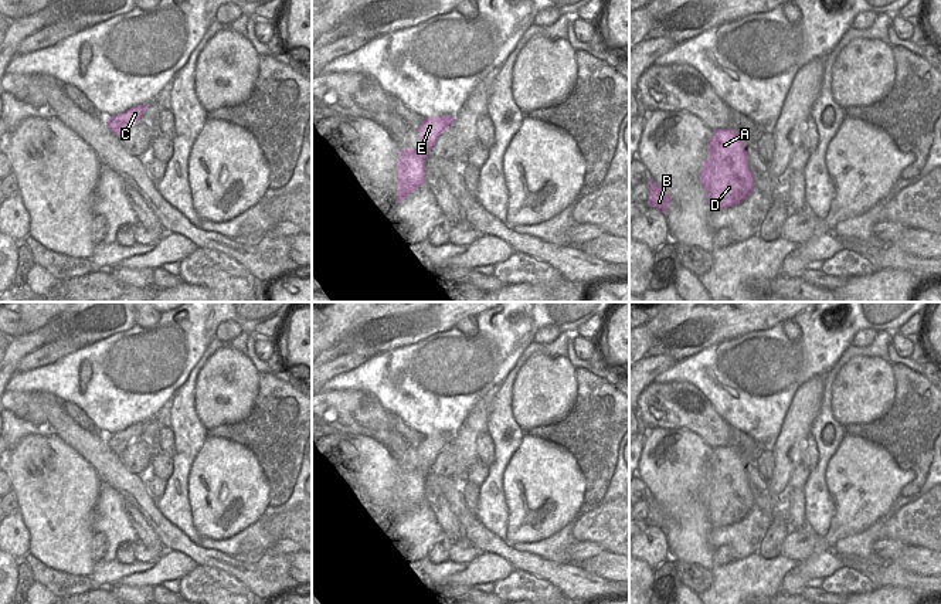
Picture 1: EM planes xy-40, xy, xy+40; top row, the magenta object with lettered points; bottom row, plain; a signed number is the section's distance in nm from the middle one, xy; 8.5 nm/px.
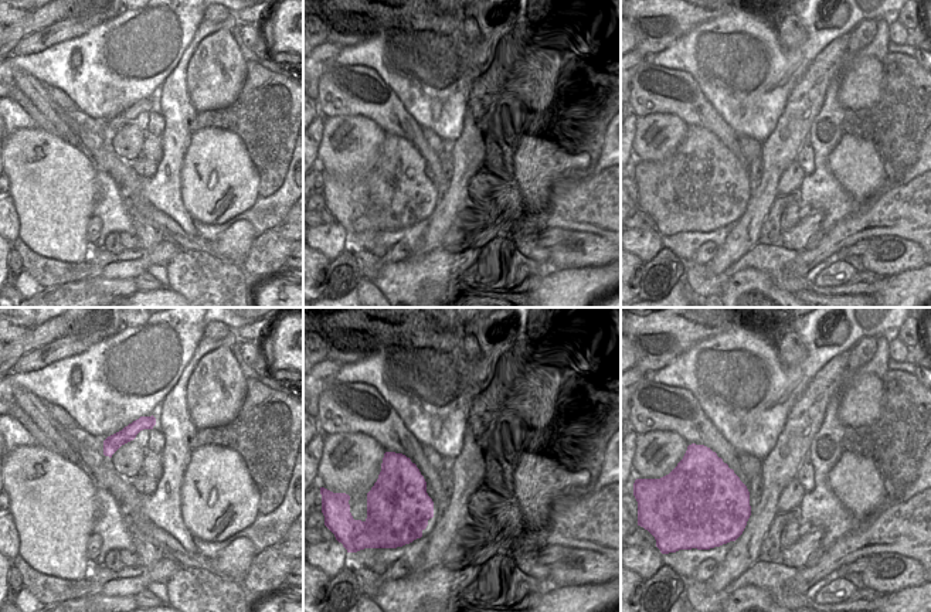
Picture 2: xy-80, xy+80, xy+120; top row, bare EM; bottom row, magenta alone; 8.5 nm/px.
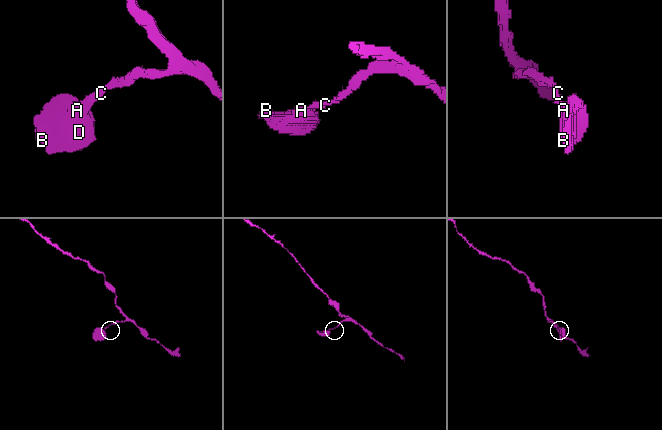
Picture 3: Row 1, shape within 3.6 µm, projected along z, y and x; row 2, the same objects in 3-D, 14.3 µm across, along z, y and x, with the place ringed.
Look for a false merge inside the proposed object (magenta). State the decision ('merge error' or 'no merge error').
no merge error

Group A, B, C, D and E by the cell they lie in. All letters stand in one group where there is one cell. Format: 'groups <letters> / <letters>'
groups A B C D E

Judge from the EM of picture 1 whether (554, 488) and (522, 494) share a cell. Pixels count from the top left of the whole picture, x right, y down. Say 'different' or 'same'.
same

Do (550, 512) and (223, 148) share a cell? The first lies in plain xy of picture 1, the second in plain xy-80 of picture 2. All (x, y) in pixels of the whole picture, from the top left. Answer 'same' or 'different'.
same

